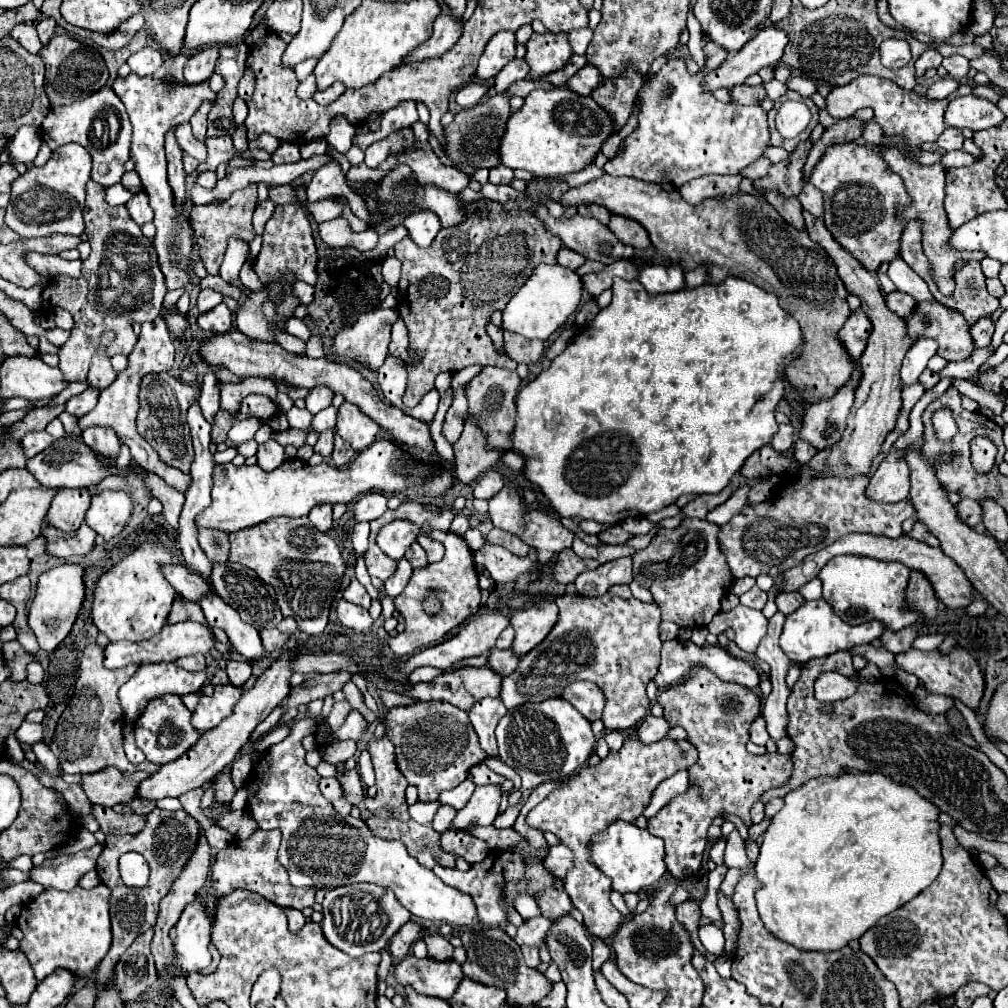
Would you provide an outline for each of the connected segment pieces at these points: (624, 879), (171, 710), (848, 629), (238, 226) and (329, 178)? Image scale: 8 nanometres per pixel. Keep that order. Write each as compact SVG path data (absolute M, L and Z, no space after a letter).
M615 821L609 829L605 829L605 833L593 835L591 861L613 879L613 889L619 893L639 893L641 889L655 885L667 873L665 841L651 835L647 829L639 829L625 821Z
M163 695L153 699L143 715L135 723L135 743L145 753L145 757L155 765L165 765L183 753L187 753L201 737L201 733L191 725L191 711L183 705L179 695Z
M825 599L819 601L805 601L795 613L787 615L783 633L781 633L781 649L785 651L785 655L793 661L805 663L813 657L827 657L831 653L837 651L849 651L855 645L863 645L863 643L871 643L873 639L879 639L883 633L883 623L881 621L869 621L865 625L845 625L829 607L829 603Z
M249 185L247 189L235 191L227 201L217 203L217 205L197 205L191 207L191 217L193 217L193 229L197 237L197 249L199 257L205 263L207 271L211 275L219 275L219 265L223 261L223 255L227 251L227 241L231 237L243 239L245 243L251 243L255 233L251 227L251 217L257 207L257 185Z
M337 161L323 165L321 169L315 171L309 187L307 187L307 195L309 201L321 201L327 197L335 197L335 195L343 195L352 204L352 212L359 219L365 221L370 228L373 228L374 221L371 220L366 203L359 194L352 191L351 187L345 181L345 175L341 171L341 165Z

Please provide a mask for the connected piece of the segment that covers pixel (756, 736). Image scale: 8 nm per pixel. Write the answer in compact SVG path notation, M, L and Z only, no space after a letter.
M757 717L757 721L753 721L753 725L751 725L751 741L757 743L757 745L765 745L769 741L769 733L765 729L763 717Z

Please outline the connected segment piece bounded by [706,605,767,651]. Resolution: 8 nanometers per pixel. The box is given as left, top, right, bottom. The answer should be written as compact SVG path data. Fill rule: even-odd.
M739 605L726 613L717 613L706 627L715 635L731 627L735 631L737 647L743 651L755 651L767 633L767 619L761 611Z

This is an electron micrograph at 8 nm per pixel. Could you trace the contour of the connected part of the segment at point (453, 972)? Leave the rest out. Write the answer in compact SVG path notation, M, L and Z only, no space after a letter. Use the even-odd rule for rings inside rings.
M411 953L395 967L395 977L399 985L409 983L421 995L451 999L463 979L463 971L461 965L453 959L419 959Z

